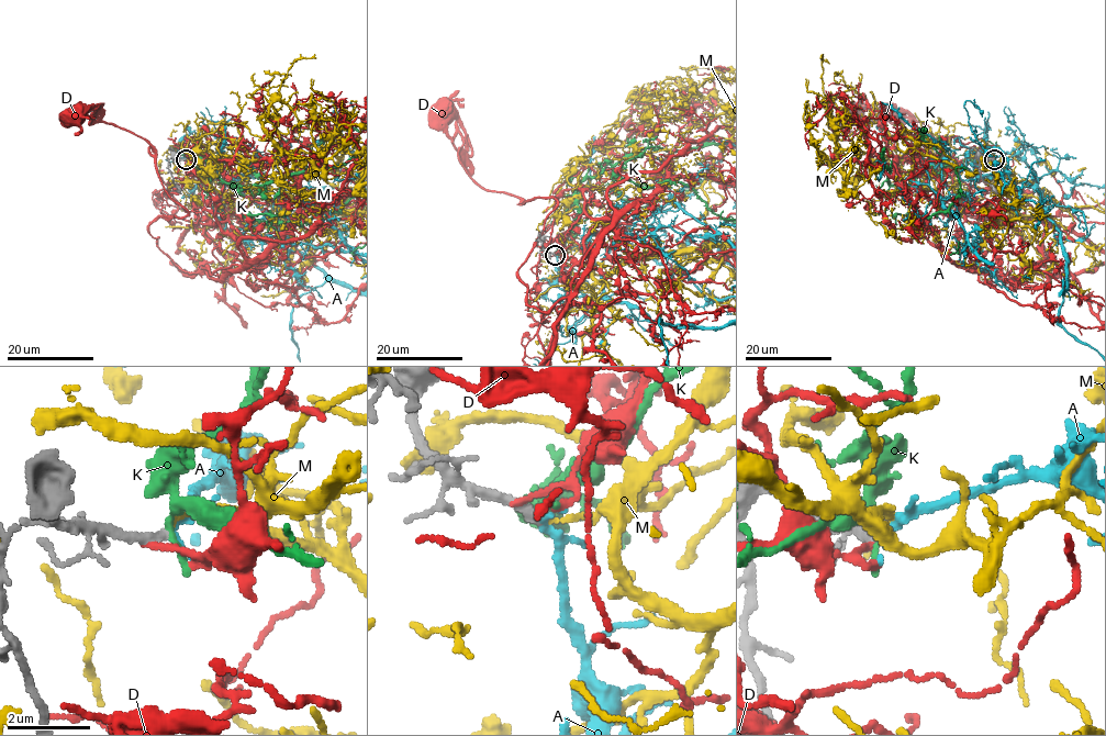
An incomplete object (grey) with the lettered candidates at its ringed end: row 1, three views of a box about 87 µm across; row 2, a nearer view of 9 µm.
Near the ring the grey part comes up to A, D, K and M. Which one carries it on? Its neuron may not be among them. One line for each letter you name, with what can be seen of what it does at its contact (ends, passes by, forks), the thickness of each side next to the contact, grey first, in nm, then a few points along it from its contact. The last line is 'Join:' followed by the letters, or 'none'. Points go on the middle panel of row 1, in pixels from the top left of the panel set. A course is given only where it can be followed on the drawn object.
A: It passes by. Thickness 240 nm (grey) against 160 nm
Join: A

